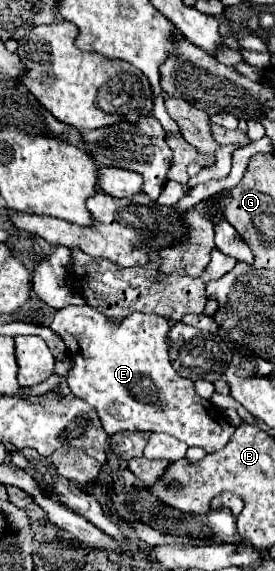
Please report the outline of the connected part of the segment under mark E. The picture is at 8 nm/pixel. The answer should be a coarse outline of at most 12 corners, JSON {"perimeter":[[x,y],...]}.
{"perimeter":[[56,310],[72,394],[110,436],[164,432],[206,452],[222,426],[172,368],[170,322]]}

